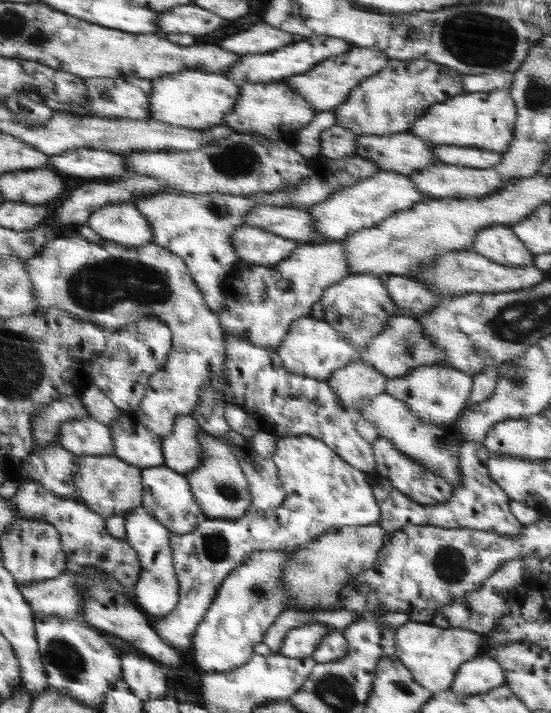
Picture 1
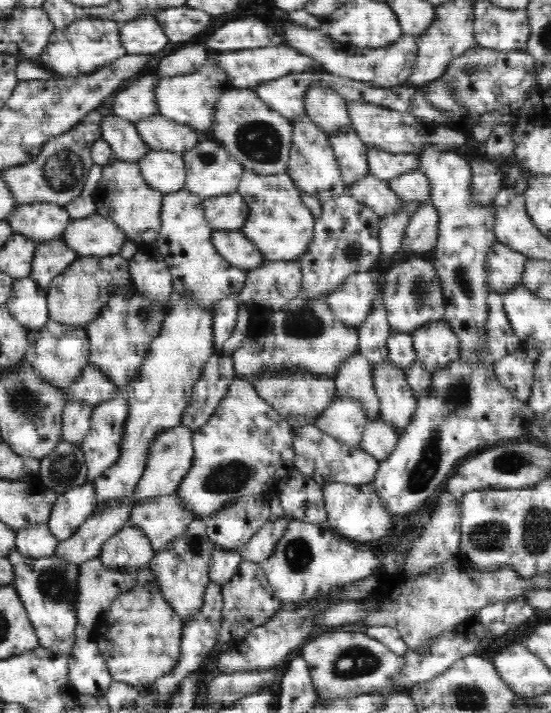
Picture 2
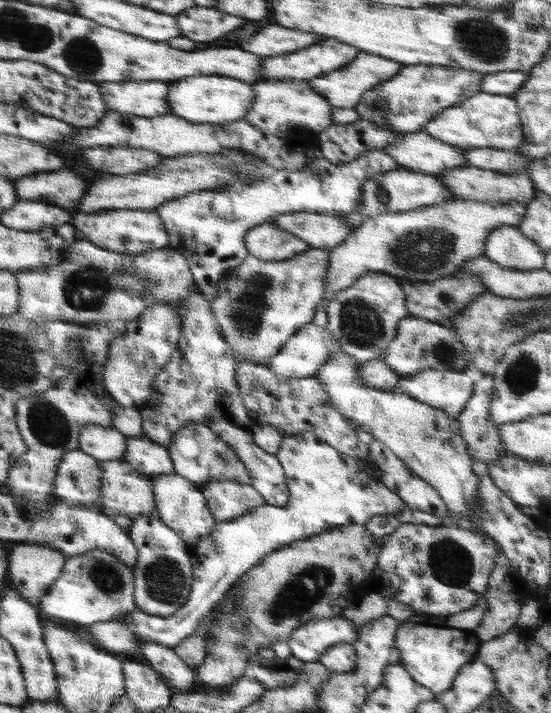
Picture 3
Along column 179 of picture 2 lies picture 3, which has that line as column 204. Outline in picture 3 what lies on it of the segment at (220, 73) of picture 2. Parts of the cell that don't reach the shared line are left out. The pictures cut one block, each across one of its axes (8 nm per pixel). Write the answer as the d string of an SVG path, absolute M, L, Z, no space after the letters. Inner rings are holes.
M200 75L168 81L166 103L169 114L178 115L191 123L224 123L238 120L250 112L256 93L252 83L228 75Z

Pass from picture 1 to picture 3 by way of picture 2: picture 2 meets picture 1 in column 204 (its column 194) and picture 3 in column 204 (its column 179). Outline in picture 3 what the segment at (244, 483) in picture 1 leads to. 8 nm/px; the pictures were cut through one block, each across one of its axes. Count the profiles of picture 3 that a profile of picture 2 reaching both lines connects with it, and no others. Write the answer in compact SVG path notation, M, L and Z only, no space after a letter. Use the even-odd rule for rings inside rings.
M214 480L201 486L200 490L217 522L235 520L248 510L266 504L266 499L252 485L230 480Z

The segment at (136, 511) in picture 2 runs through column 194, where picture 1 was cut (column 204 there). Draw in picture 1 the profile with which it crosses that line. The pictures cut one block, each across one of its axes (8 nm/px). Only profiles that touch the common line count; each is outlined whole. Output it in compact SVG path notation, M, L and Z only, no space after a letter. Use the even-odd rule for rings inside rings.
M165 464L143 468L141 469L141 481L143 482L141 507L171 532L190 533L203 520L207 519L196 502L195 494L191 491L187 478L182 473L177 473Z

